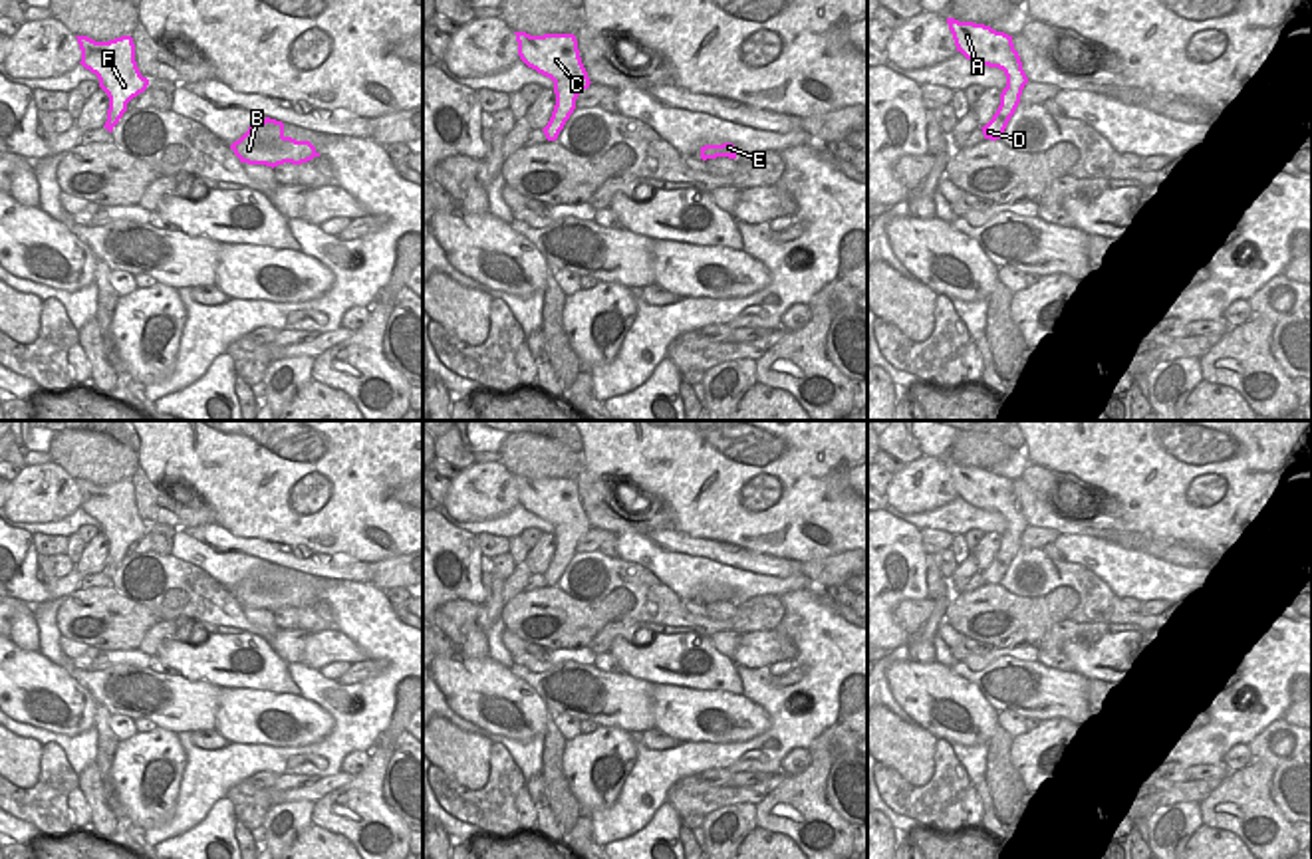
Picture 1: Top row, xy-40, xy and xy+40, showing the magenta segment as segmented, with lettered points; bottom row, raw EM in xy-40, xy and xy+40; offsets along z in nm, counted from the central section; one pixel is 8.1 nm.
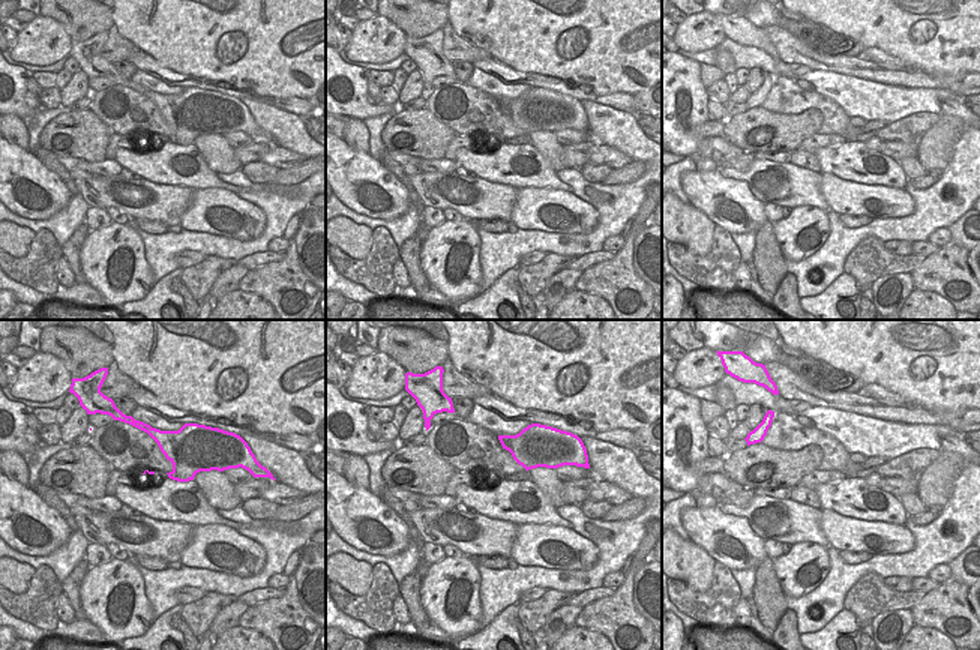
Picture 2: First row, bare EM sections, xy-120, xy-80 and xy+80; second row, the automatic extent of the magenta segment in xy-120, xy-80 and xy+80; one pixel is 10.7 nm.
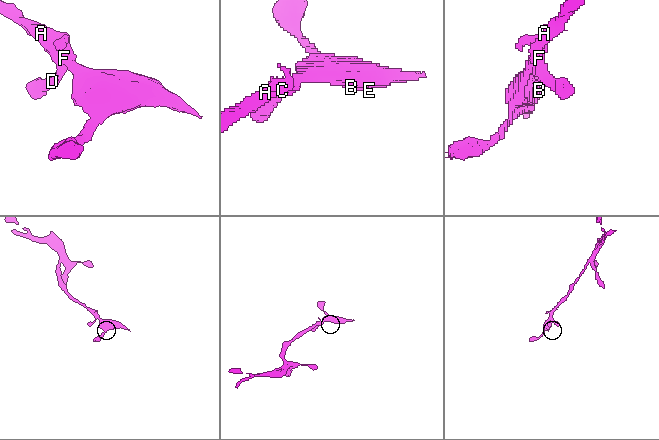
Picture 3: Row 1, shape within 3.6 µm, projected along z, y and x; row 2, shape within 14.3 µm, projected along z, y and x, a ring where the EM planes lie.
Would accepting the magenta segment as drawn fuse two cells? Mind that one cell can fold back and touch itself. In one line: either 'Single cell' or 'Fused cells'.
Single cell

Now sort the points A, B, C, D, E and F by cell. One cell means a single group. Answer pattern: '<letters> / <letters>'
A B C D E F

